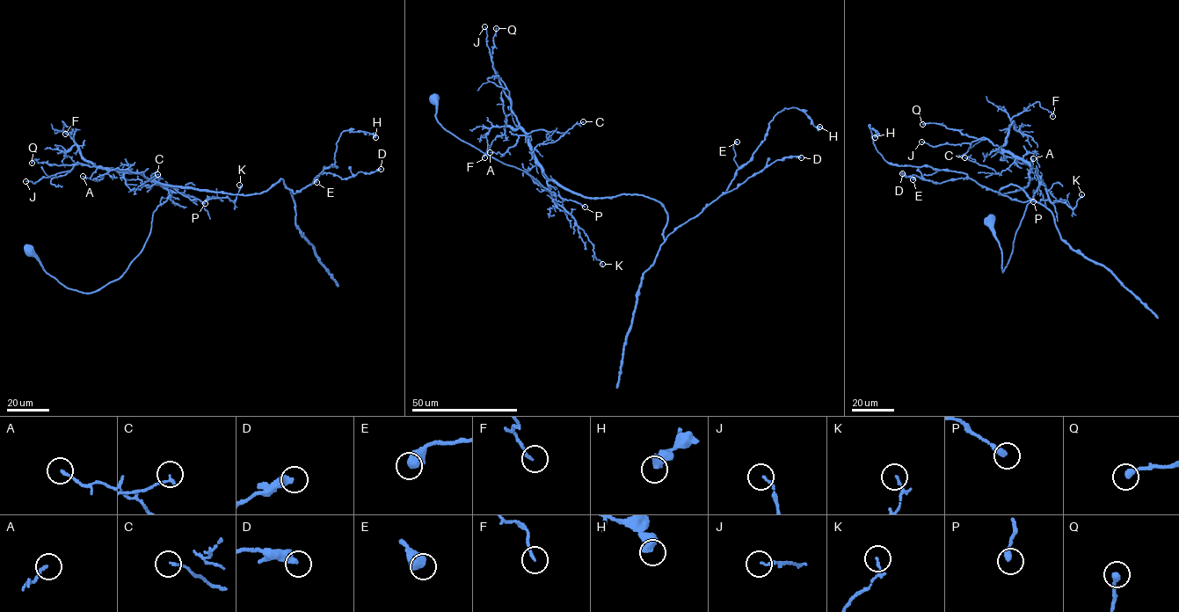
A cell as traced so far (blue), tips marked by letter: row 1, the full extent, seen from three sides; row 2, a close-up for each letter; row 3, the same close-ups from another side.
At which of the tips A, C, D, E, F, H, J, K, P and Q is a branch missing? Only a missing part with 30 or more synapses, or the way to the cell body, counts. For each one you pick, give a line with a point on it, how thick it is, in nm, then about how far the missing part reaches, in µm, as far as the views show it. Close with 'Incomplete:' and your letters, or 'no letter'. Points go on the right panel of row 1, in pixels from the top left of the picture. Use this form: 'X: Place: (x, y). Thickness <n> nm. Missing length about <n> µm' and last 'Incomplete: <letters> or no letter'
Incomplete: no letter

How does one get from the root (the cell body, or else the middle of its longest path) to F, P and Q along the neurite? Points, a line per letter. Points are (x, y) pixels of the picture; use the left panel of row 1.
F: (30, 251), (67, 287), (95, 292), (140, 252), (169, 194), (140, 173), (93, 165), (62, 121), (65, 134)
P: (30, 251), (67, 287), (95, 292), (121, 275), (140, 252), (168, 187), (205, 203)
Q: (30, 251), (67, 287), (95, 292), (121, 275), (140, 252), (154, 211), (169, 194), (139, 173), (32, 163)

